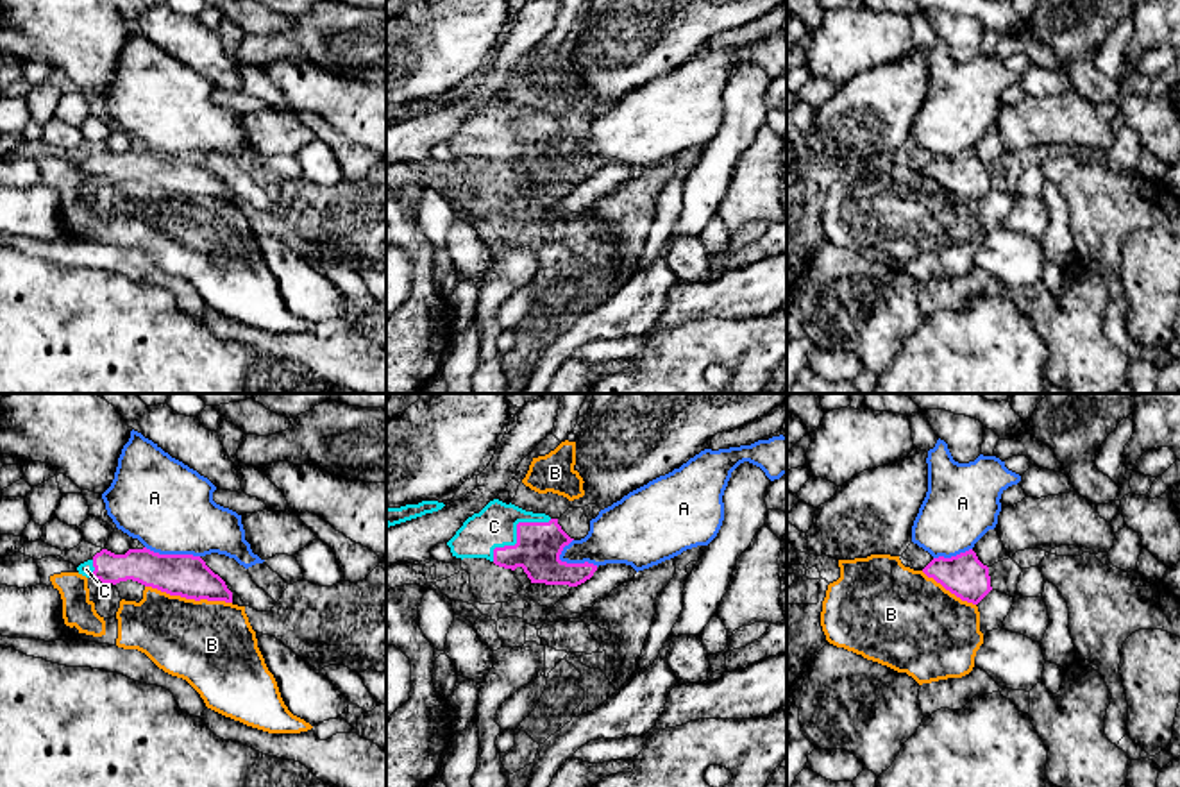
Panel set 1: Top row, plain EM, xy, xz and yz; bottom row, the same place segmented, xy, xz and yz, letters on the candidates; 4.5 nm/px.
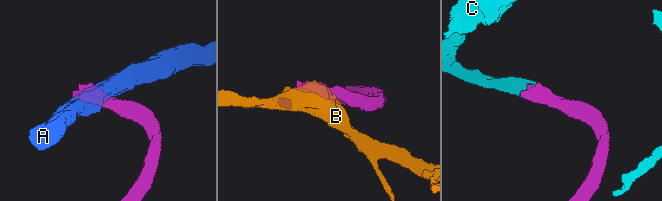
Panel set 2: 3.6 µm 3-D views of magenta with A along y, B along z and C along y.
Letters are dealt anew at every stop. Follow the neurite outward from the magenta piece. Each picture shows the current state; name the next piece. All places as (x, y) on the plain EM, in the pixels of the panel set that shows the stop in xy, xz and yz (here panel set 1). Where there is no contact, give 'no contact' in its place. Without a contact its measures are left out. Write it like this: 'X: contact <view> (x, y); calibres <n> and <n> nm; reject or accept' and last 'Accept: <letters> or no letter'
A: contact xz (578, 163); calibres 200 and 280 nm; reject
B: contact xy (188, 197); calibres 190 and 400 nm; reject
C: contact xz (517, 133); calibres 200 and 190 nm; accept
Accept: C

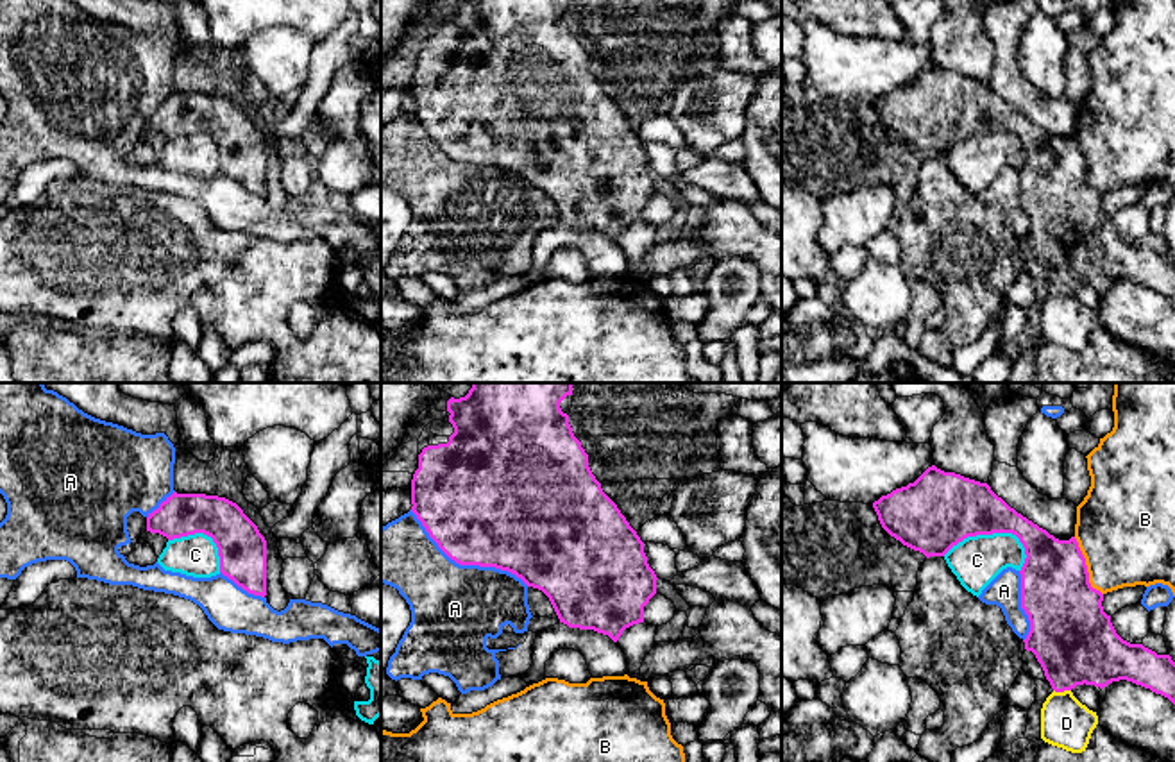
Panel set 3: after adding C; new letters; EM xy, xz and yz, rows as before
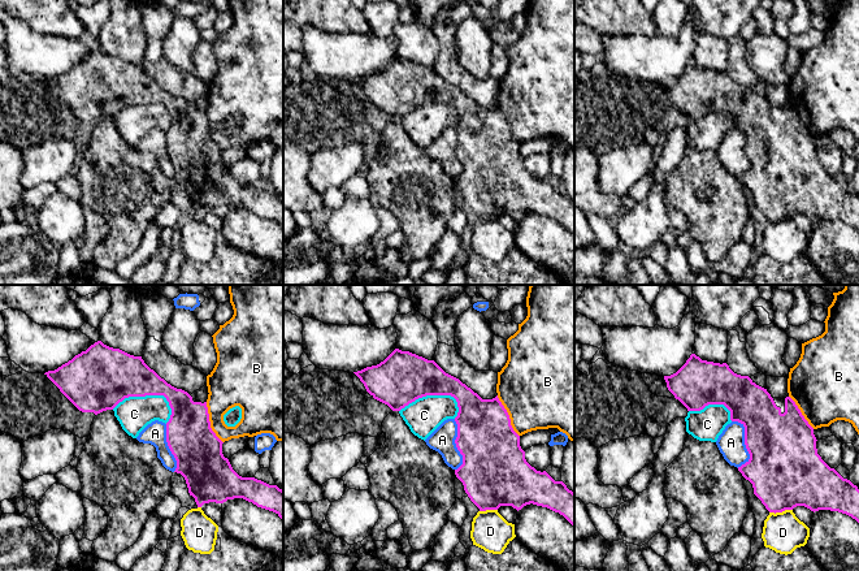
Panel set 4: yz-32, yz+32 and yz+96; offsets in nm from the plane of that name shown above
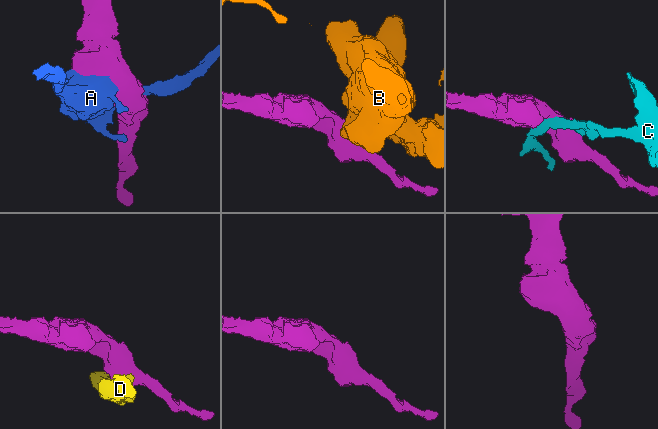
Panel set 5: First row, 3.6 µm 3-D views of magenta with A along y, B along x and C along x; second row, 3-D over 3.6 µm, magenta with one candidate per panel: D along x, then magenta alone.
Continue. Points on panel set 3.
A: contact xz (465, 163); calibres 480 and 400 nm; reject
B: contact yz (1086, 167); calibres 340 and 440 nm; reject
C: contact yz (989, 133); calibres 340 and 220 nm; reject
D: contact yz (1063, 290); calibres 380 and 220 nm; reject
Accept: no letter

